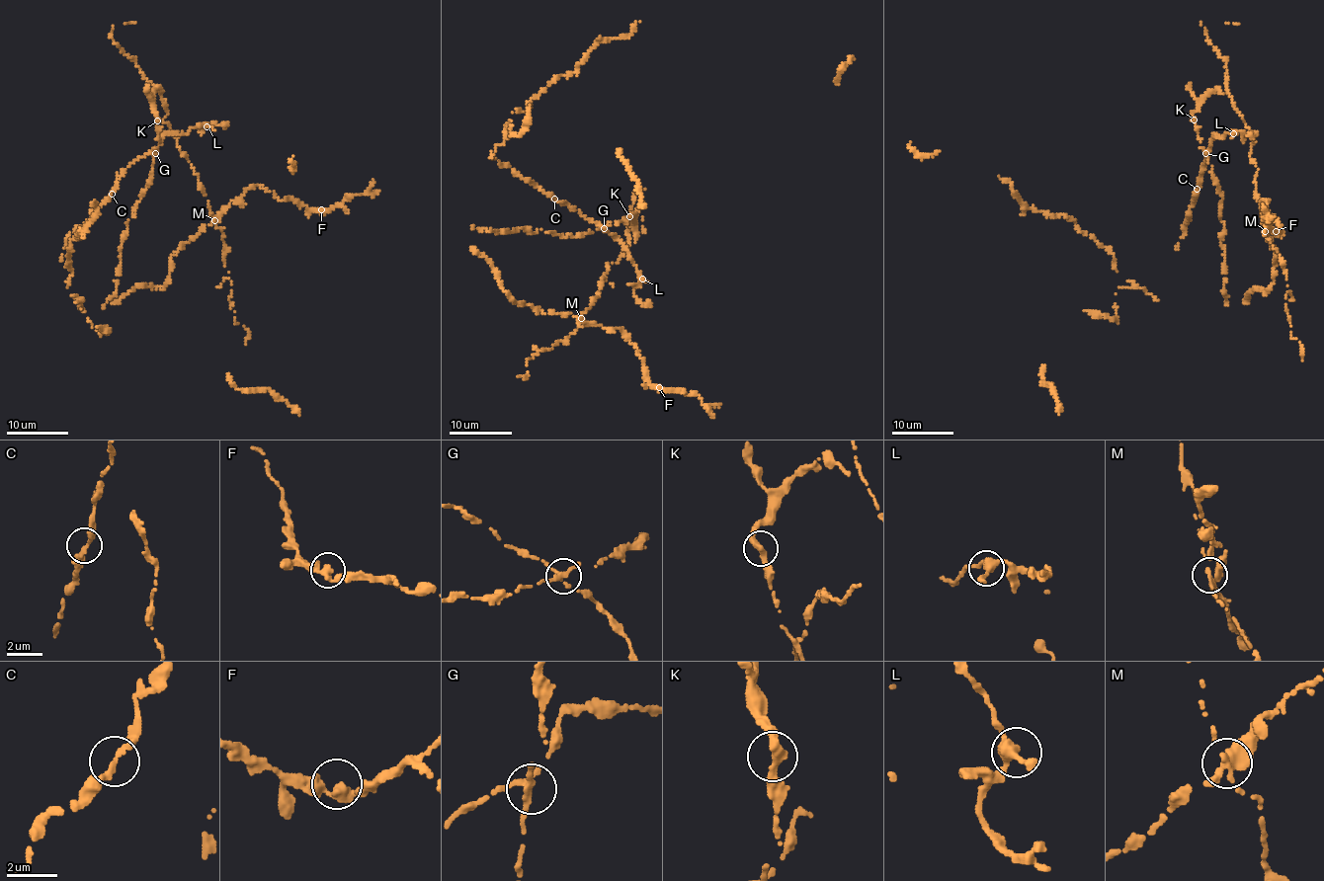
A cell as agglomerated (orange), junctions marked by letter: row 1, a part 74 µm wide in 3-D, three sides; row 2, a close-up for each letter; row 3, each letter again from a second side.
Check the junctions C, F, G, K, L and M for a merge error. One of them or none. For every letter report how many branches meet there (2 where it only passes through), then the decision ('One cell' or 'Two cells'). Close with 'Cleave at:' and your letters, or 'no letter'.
C: Branches: 2. One cell
F: Branches: 2. One cell
G: Branches: 3. One cell
K: Branches: 2. One cell
L: Branches: 3. One cell
M: Branches: 3. Two cells
Cleave at: M

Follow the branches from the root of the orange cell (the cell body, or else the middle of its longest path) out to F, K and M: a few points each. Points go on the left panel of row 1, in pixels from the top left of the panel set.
F: (112, 196), (122, 174), (156, 147), (151, 95), (161, 88), (164, 120), (213, 219), (256, 186), (321, 209)
K: (112, 196), (122, 174), (138, 159), (154, 151), (159, 141), (157, 120)
M: (112, 196), (122, 174), (156, 147), (151, 95), (161, 88), (164, 120), (199, 176), (214, 219)

